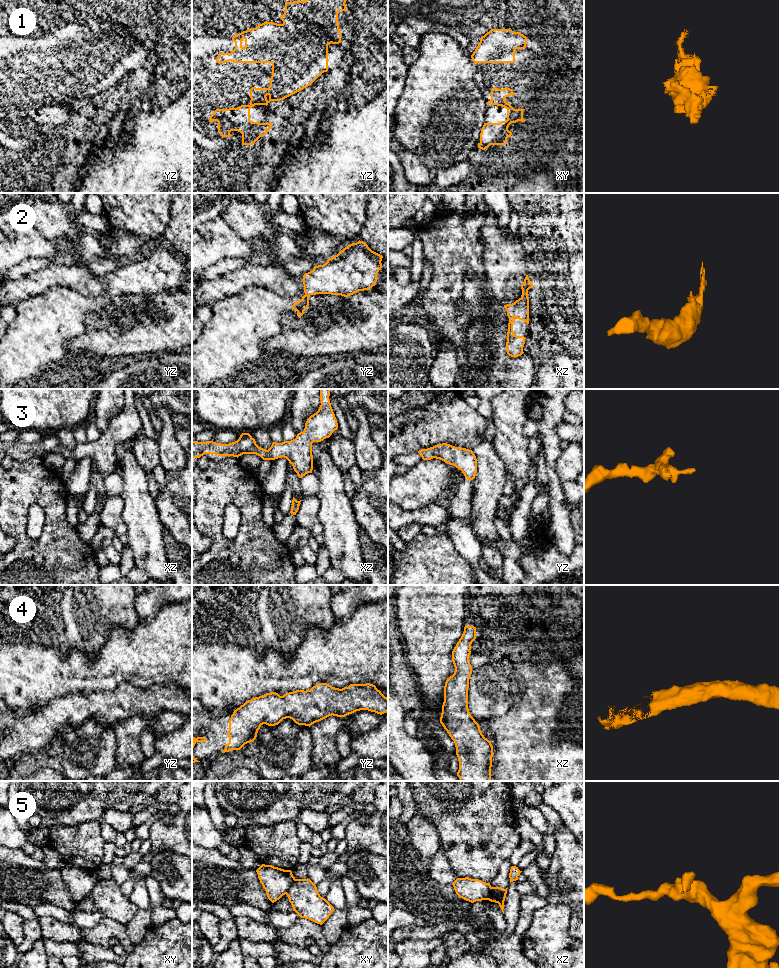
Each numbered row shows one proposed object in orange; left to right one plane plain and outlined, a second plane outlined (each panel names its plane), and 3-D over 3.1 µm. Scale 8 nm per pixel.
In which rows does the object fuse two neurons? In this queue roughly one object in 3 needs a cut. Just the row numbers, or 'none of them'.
1, 5

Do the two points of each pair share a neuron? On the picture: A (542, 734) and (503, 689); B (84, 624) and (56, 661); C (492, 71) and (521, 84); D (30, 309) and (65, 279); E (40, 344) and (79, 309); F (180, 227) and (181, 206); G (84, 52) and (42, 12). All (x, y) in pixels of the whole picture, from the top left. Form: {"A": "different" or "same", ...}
{"A": "different", "B": "different", "C": "same", "D": "different", "E": "same", "F": "same", "G": "different"}

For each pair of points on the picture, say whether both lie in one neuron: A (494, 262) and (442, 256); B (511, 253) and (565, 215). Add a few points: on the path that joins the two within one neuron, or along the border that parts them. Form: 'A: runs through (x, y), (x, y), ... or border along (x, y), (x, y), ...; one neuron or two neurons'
A: border along (480, 238), (483, 244), (483, 275), (485, 278); two neurons
B: border along (517, 234), (524, 251), (526, 265); two neurons

